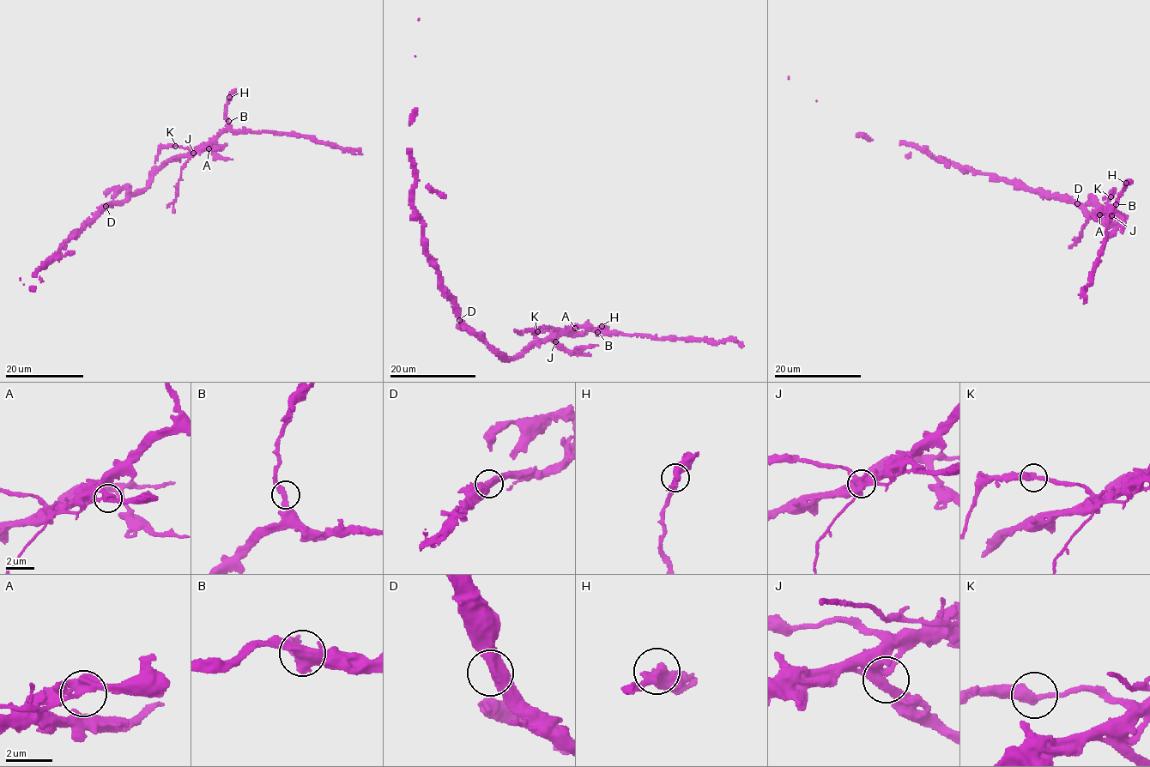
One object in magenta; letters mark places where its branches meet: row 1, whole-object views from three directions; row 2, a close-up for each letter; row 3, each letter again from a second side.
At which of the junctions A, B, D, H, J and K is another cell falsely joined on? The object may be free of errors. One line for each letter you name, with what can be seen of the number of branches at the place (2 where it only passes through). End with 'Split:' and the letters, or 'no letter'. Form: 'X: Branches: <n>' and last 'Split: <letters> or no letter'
A: Branches: 2
Split: A

